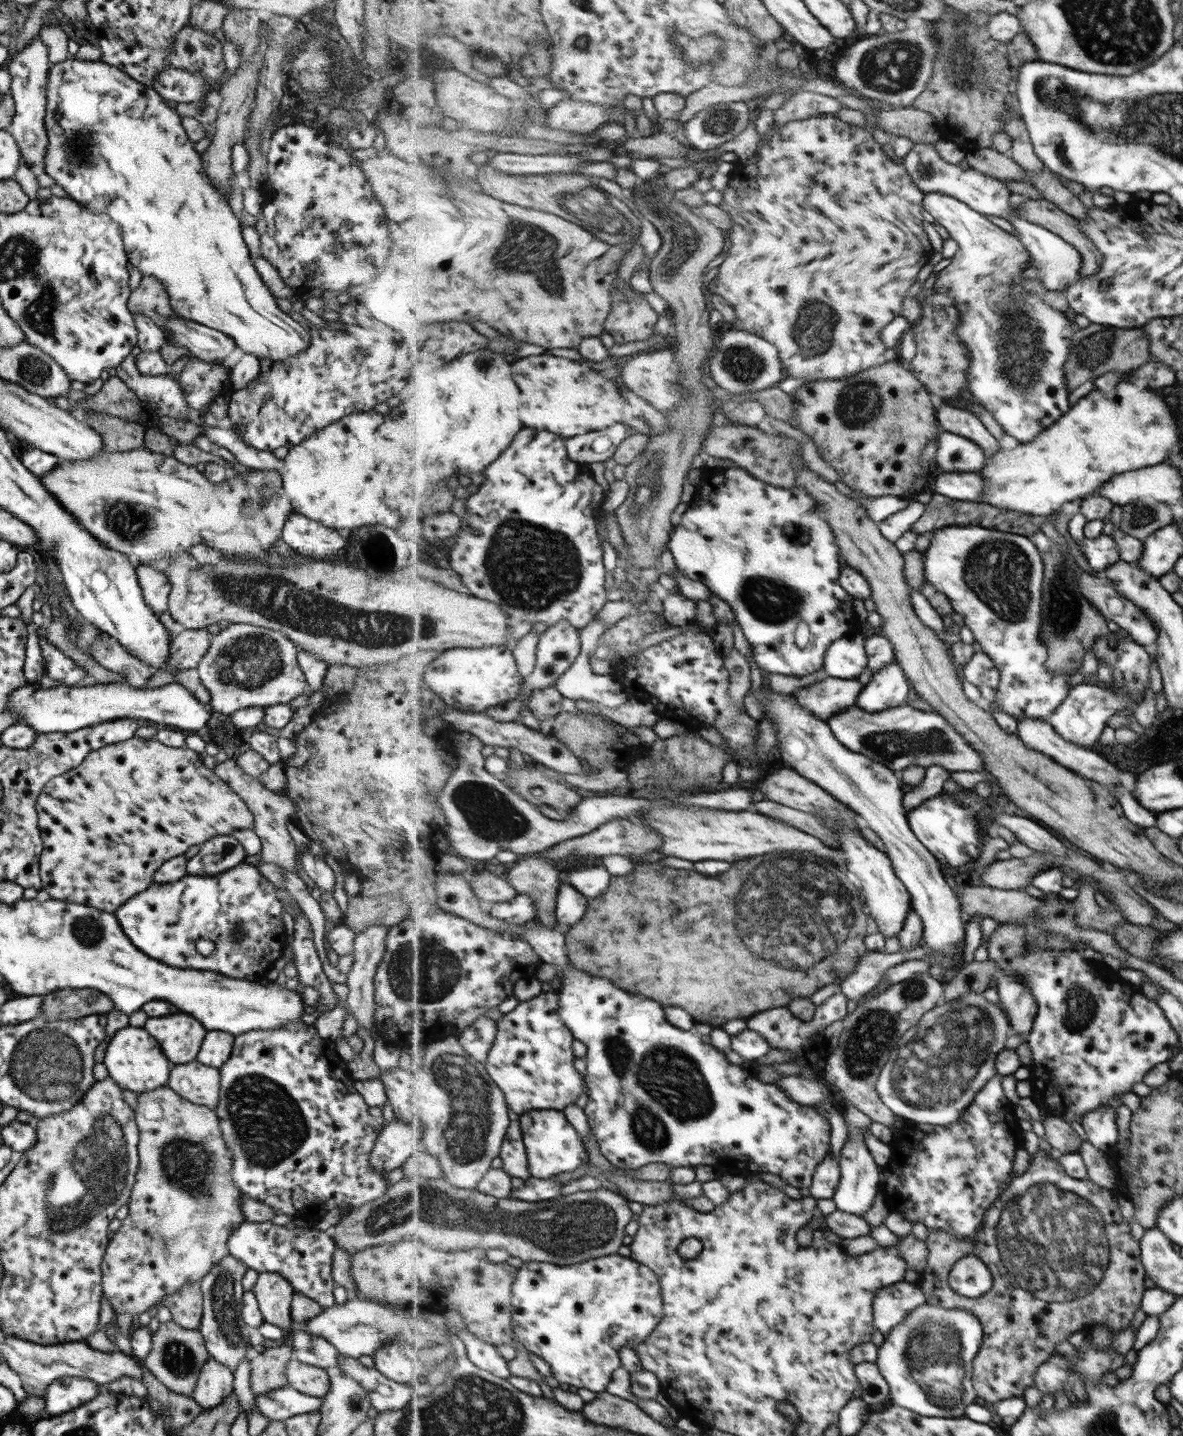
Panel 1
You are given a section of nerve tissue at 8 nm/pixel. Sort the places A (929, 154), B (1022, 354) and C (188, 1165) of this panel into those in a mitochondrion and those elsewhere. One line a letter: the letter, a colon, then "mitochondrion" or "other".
A: other
B: mitochondrion
C: mitochondrion

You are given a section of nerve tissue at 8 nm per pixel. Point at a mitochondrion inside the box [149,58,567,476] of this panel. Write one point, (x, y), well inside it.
(532, 250)

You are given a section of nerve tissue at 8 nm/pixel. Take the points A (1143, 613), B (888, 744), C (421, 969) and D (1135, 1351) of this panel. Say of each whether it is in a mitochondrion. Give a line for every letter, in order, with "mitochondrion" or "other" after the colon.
A: other
B: mitochondrion
C: mitochondrion
D: other

